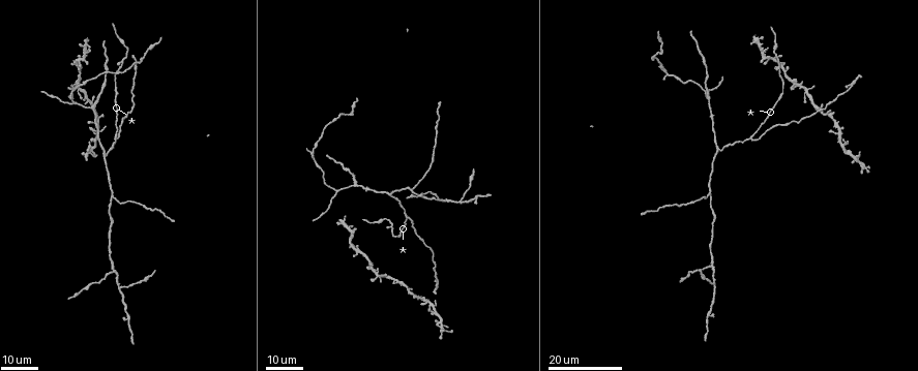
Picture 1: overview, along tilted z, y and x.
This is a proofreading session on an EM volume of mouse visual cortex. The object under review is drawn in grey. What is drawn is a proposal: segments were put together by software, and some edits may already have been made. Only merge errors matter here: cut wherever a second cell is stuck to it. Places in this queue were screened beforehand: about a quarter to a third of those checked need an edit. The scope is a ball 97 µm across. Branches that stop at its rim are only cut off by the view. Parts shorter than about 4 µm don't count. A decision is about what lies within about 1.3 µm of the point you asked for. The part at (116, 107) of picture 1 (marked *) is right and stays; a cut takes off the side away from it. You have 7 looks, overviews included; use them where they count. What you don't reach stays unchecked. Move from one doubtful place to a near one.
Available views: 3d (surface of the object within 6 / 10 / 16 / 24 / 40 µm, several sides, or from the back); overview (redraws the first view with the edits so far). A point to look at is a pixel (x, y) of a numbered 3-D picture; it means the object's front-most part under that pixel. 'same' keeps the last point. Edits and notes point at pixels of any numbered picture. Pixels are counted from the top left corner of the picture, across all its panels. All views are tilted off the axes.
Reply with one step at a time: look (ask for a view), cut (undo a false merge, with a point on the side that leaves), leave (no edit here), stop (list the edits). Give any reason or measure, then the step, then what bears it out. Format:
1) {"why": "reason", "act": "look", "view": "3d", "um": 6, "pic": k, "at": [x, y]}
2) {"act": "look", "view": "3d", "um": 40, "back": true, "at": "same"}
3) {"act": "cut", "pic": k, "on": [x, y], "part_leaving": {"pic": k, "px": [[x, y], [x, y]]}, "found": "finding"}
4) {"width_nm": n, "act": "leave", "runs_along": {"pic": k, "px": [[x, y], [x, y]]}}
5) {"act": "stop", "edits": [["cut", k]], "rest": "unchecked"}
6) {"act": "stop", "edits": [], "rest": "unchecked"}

{"why": "three-way junction", "act": "look", "view": "3d", "um": 24, "pic": 1, "at": [751, 137]}

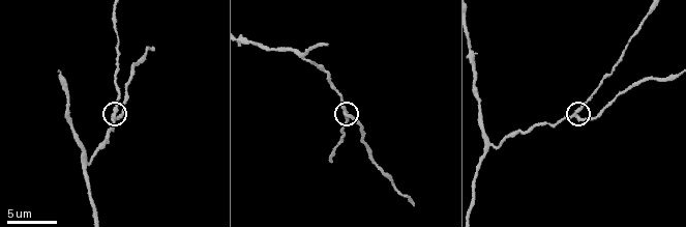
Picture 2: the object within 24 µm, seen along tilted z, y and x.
{"act": "look", "view": "3d", "um": 6, "pic": 2, "at": [576, 115]}

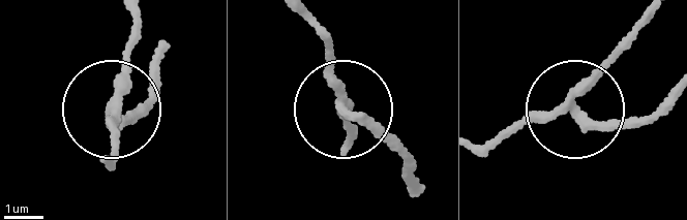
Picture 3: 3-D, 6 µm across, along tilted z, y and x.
{"arms": 3, "act": "leave", "found": "continuous, no second cell"}

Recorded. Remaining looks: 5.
{"why": "branch point", "act": "look", "view": "3d", "um": 16, "pic": 1, "at": [92, 106]}

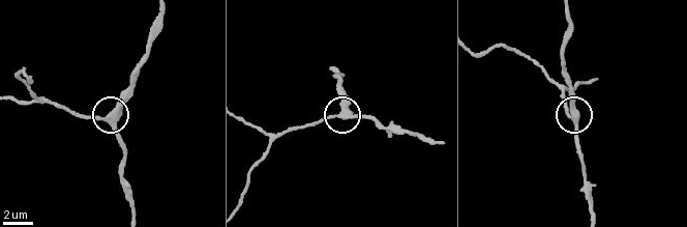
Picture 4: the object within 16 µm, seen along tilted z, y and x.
{"why": "closer look", "act": "look", "view": "3d", "um": 10, "pic": 4, "at": [105, 119]}

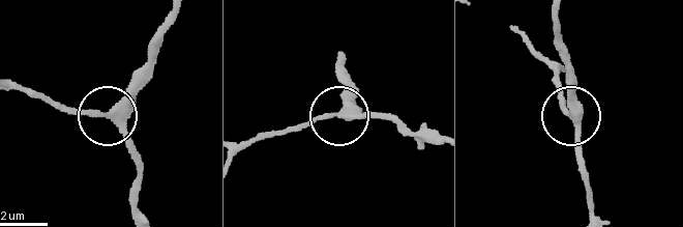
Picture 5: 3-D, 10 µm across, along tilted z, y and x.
{"side_arm_um": 23, "act": "leave", "runs_along": {"pic": 5, "px": [[591, 209], [572, 117], [577, 84]]}, "found": "continuous, no second cell"}

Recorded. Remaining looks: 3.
{"act": "look", "view": "3d", "um": 16, "pic": 1, "at": [438, 284]}

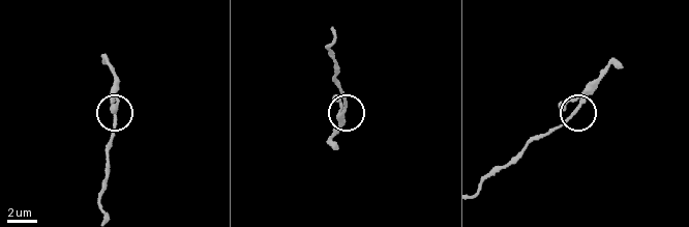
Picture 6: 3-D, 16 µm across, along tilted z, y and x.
{"act": "look", "view": "3d", "um": 6, "pic": 6, "at": [343, 113]}

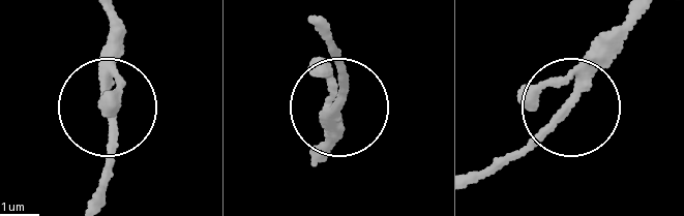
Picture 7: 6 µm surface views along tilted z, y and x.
{"width_nm": 190, "act": "leave", "runs_along": {"pic": 7, "px": [[478, 176], [560, 113], [586, 54], [612, 28]]}, "found": "one cell here"}

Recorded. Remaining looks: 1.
{"act": "stop", "edits": [], "rest": "unchecked"}

